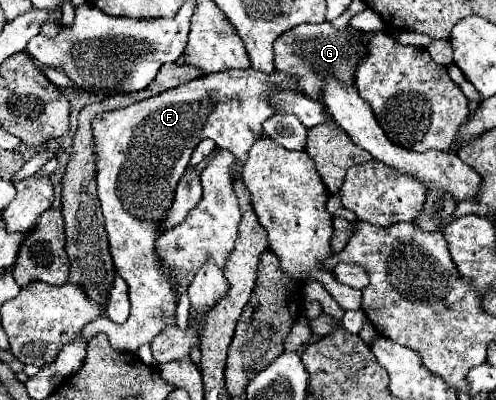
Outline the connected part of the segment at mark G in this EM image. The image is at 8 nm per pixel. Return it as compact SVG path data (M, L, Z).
M328 21L320 25L296 25L294 29L280 35L274 43L274 65L278 71L296 75L300 81L300 89L304 95L322 101L322 79L324 75L336 75L340 81L346 81L348 85L354 81L354 69L358 59L366 53L366 45L362 45L358 31L354 29L334 29Z

